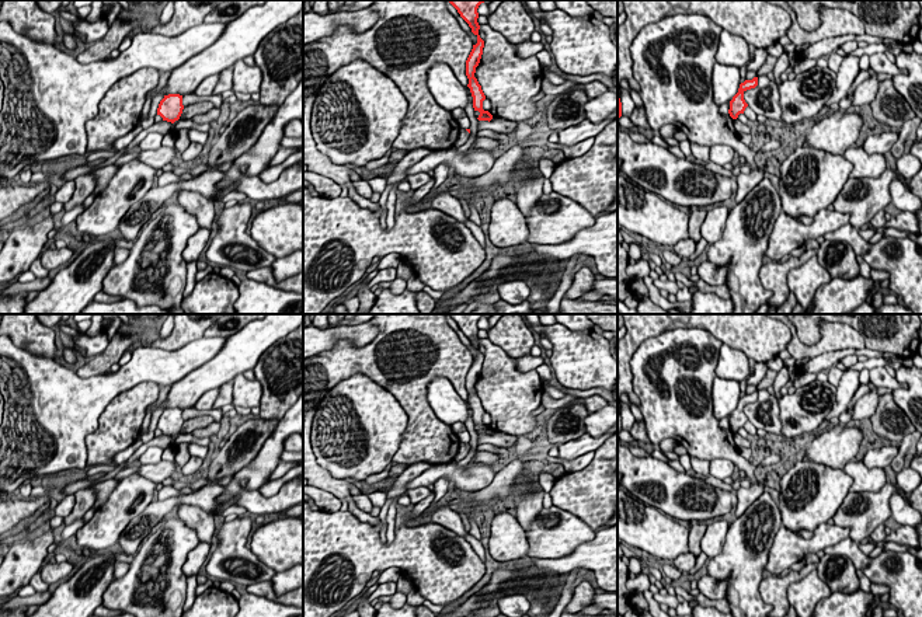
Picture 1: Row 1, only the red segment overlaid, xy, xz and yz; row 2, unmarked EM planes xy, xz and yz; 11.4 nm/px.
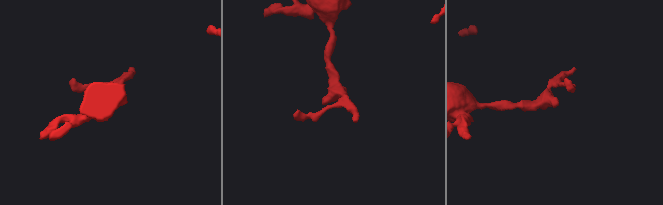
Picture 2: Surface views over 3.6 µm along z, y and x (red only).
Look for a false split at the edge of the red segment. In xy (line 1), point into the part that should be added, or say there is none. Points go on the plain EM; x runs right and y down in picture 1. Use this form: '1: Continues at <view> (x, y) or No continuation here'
1: No continuation here

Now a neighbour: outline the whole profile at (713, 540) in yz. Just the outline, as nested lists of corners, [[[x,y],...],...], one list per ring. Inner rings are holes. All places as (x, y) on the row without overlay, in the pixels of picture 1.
[[[723,519],[707,524],[706,533],[700,540],[700,551],[704,552],[709,560],[714,558],[721,552],[728,527],[728,523]]]

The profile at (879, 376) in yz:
[[[874,367],[869,370],[869,377],[870,381],[873,383],[874,387],[887,387],[891,390],[895,388],[907,388],[907,384],[901,384],[893,377],[886,367]]]

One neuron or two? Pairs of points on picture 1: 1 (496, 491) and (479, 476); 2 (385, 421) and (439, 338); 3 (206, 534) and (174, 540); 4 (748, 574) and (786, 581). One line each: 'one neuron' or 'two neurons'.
1: two neurons
2: two neurons
3: two neurons
4: two neurons

